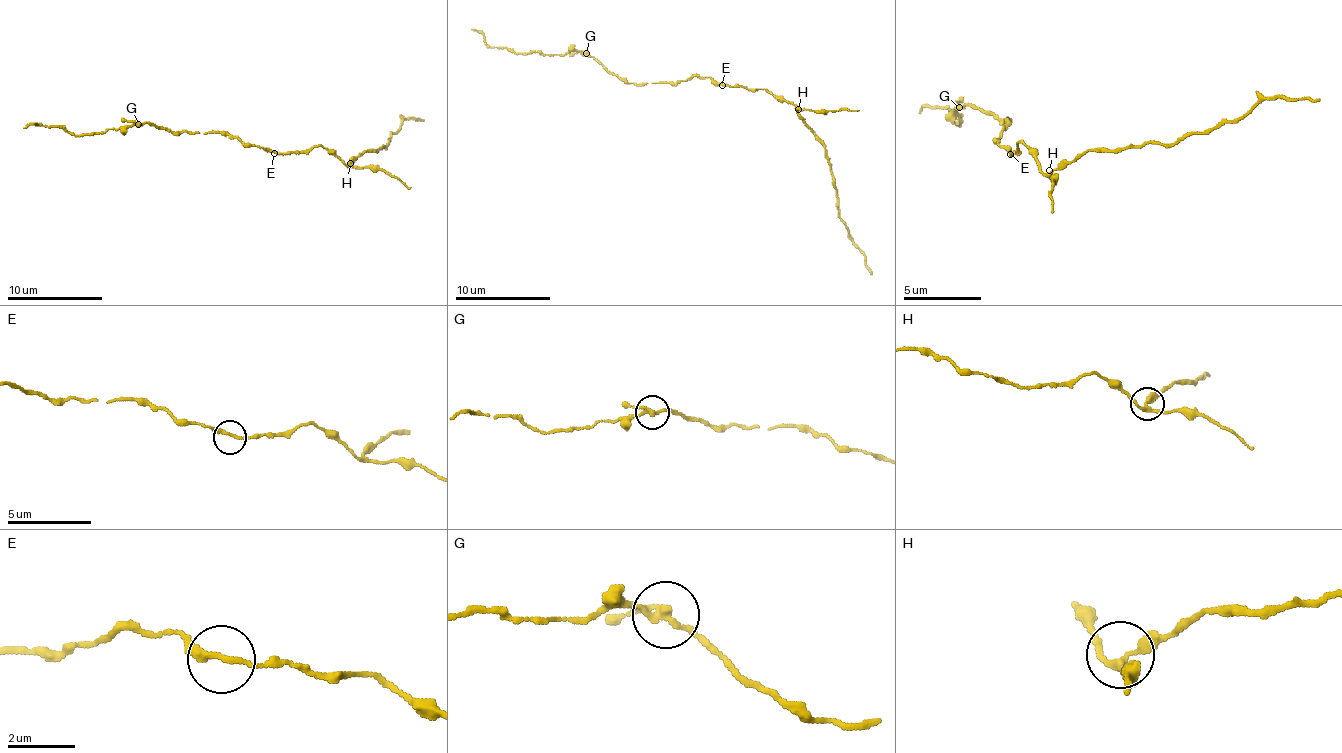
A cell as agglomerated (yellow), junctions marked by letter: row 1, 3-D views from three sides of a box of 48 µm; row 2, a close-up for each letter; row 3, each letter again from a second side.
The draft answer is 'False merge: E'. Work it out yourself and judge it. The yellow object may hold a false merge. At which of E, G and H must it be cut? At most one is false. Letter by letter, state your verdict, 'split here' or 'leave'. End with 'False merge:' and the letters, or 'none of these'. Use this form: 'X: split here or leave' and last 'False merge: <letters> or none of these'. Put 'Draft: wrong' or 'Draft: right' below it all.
E: leave
G: leave
H: leave
False merge: none of these
Draft: wrong

